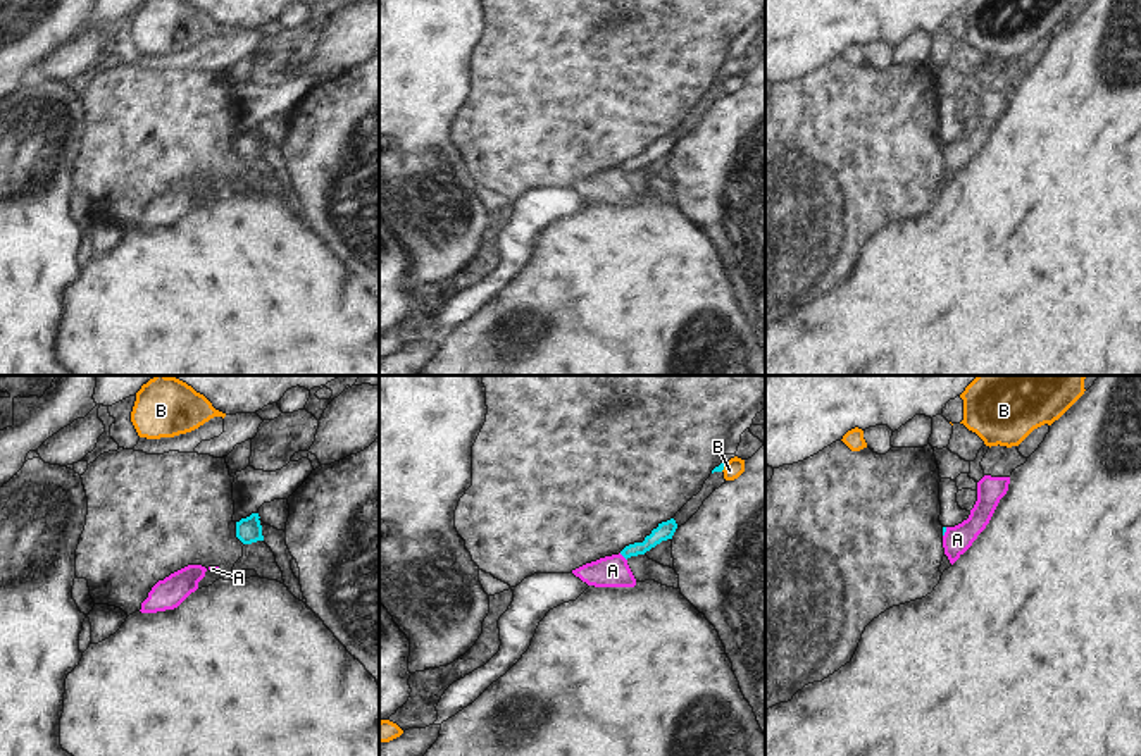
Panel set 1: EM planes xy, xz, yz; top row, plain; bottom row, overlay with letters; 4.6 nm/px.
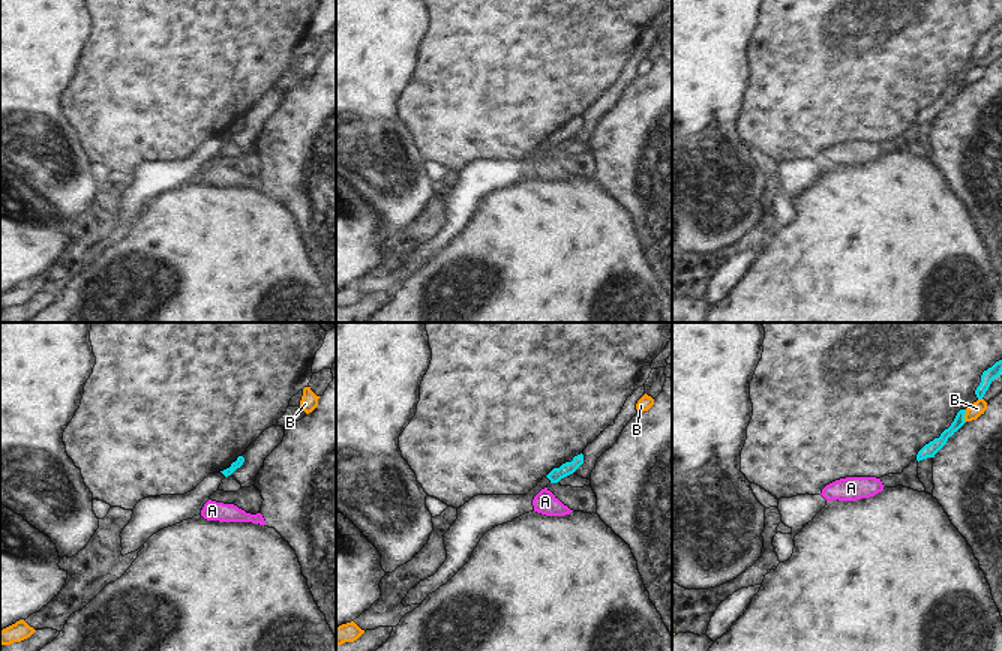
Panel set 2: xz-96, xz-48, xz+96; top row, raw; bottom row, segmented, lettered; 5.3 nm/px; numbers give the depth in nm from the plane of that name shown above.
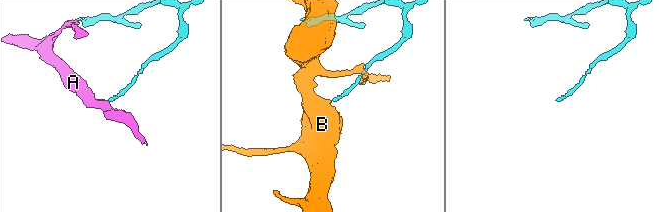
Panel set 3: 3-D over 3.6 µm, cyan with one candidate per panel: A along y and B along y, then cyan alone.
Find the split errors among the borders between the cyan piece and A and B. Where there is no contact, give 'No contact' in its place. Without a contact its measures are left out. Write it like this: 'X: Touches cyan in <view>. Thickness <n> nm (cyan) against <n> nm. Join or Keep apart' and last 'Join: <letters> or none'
A: Touches cyan in xz. Thickness 80 nm (cyan) against 140 nm. Keep apart
B: Touches cyan in xz. Thickness 30 nm (cyan) against 90 nm. Keep apart
Join: none

